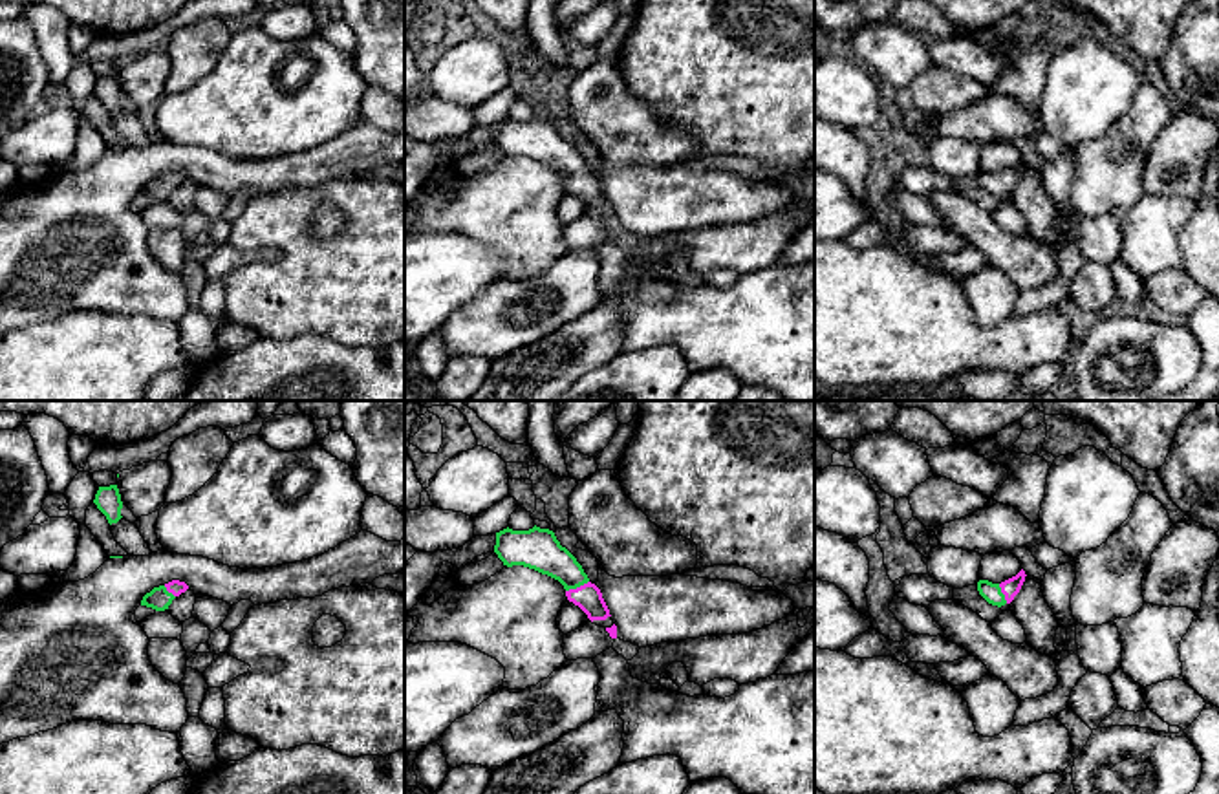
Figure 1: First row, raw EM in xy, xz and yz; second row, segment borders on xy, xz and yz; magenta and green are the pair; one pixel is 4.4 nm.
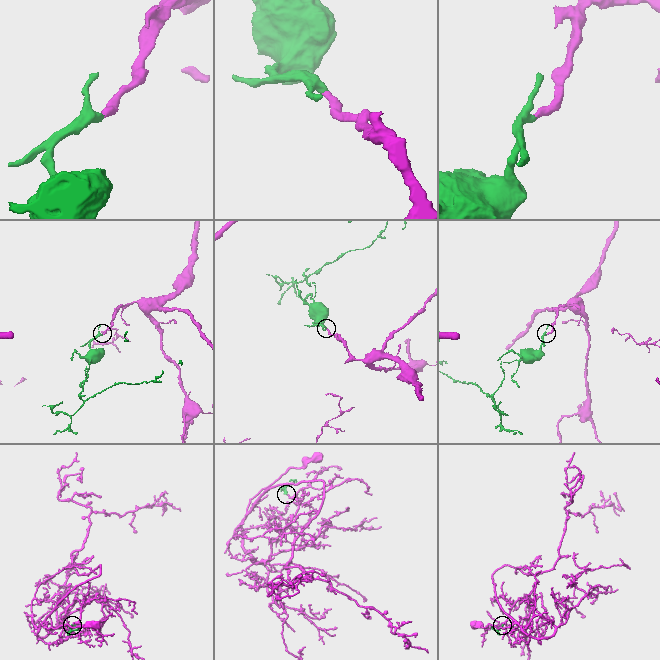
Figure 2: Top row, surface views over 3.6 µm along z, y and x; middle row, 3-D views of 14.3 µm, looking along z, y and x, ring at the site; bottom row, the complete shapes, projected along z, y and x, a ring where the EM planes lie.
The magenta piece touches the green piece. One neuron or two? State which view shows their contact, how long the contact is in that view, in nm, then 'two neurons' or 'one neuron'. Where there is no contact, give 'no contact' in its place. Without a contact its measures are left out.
meets magenta in xz; contact 120 nm long; one neuron

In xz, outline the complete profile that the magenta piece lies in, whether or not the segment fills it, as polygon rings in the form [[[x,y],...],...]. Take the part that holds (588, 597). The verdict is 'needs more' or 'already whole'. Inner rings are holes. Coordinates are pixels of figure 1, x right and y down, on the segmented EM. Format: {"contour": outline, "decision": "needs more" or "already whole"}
{"contour": [[[536,525],[529,531],[507,527],[496,532],[494,553],[507,567],[523,565],[558,580],[567,600],[578,606],[591,622],[611,617],[600,589],[589,582],[582,565],[560,545],[553,531]]], "decision": "needs more"}

